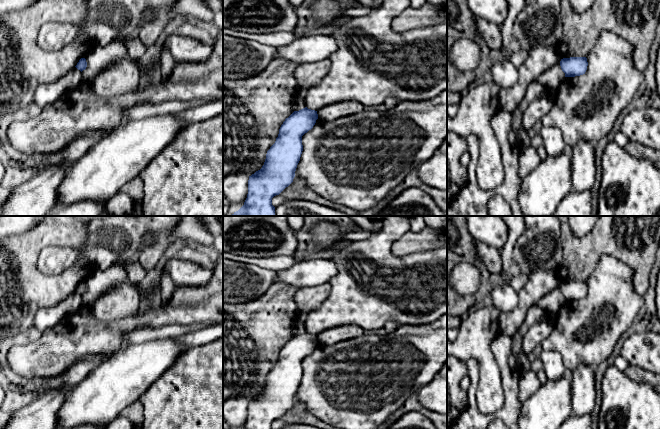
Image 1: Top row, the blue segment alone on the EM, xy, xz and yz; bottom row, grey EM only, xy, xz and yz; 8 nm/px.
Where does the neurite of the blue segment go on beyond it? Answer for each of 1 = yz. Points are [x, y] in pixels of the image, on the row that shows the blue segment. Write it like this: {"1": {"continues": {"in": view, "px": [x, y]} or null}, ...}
{"1": {"continues": null}}

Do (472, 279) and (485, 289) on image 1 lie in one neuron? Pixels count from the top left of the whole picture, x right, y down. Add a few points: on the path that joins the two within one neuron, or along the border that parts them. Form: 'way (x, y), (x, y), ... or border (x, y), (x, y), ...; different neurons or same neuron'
way (475, 282), (482, 286); same neuron

